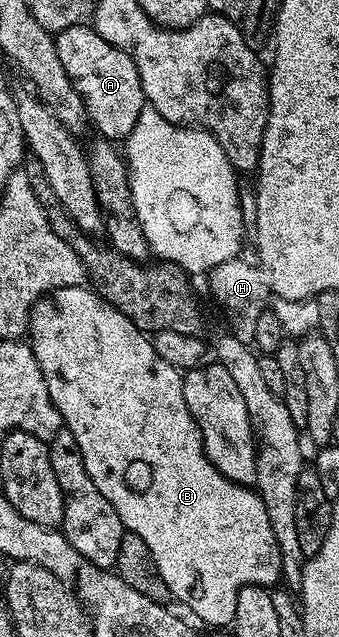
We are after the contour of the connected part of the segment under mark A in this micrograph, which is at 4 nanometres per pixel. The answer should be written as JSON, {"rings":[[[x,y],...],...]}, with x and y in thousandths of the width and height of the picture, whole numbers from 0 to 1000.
{"rings":[[[257,36],[192,42],[192,49],[159,53],[159,61],[192,118],[204,118],[239,149],[265,195],[292,207],[283,210],[330,224],[372,223],[428,168],[416,118],[392,93],[363,77],[333,74],[322,61],[286,55],[280,44]]]}

